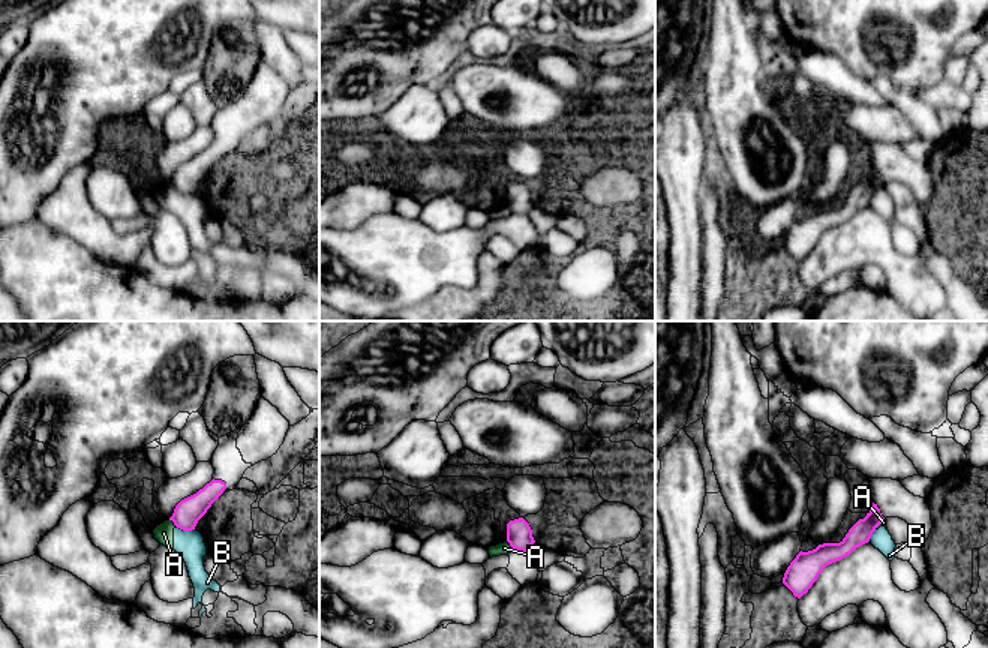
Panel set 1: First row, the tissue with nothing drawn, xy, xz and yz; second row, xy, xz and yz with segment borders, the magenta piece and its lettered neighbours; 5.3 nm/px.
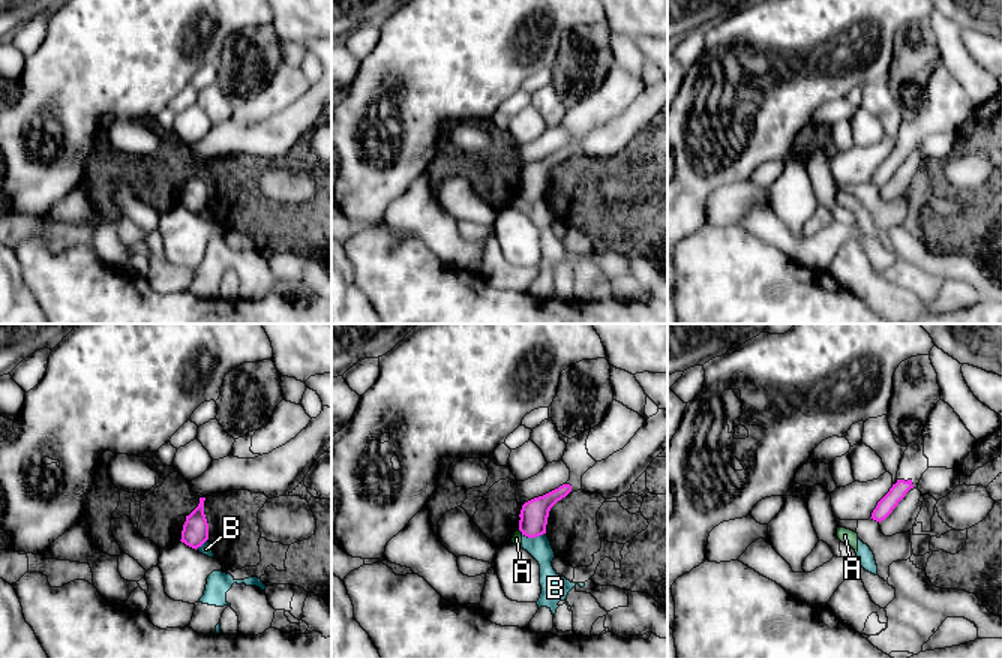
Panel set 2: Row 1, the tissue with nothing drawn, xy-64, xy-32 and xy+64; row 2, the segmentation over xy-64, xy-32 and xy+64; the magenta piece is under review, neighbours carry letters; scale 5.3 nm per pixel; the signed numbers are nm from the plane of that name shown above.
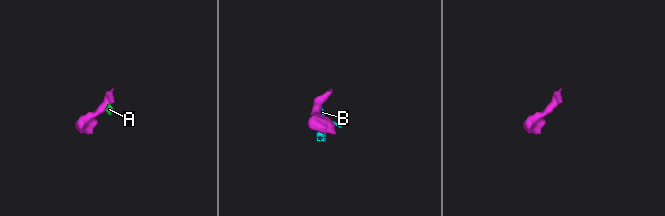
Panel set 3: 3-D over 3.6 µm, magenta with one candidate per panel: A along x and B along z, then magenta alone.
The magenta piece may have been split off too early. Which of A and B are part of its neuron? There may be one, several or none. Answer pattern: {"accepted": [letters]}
{"accepted": []}

